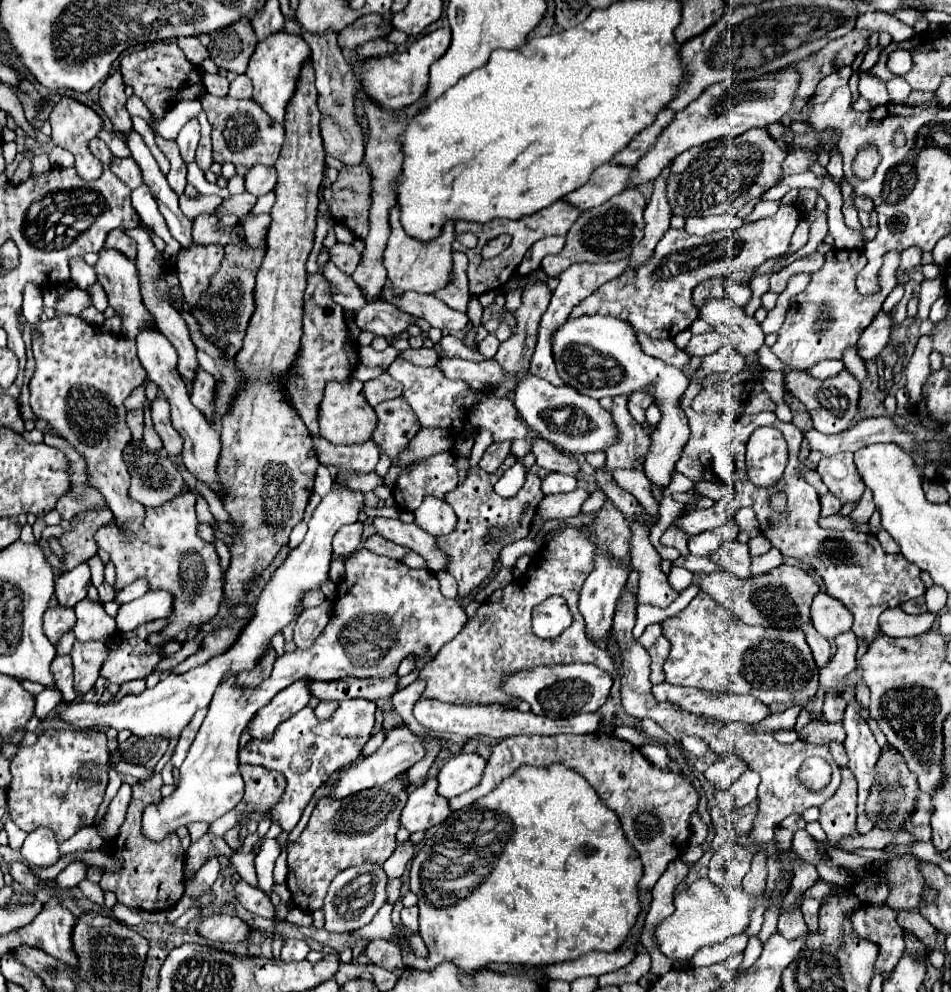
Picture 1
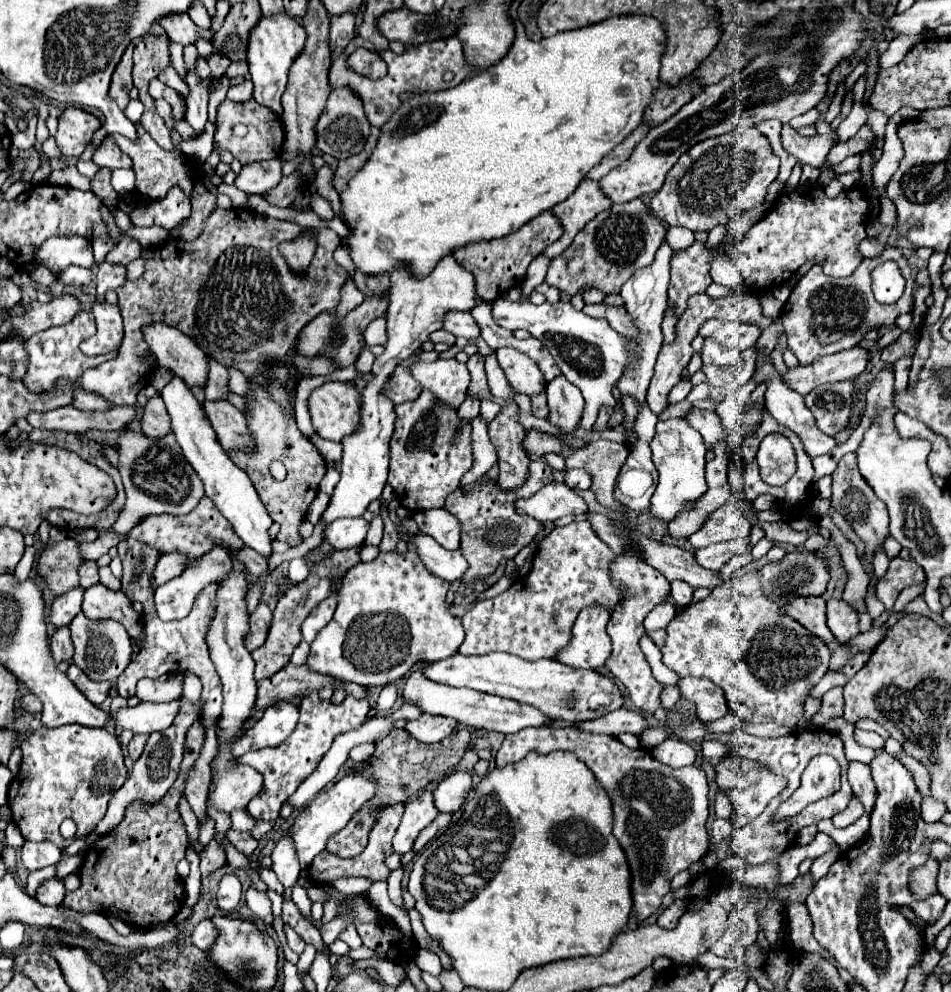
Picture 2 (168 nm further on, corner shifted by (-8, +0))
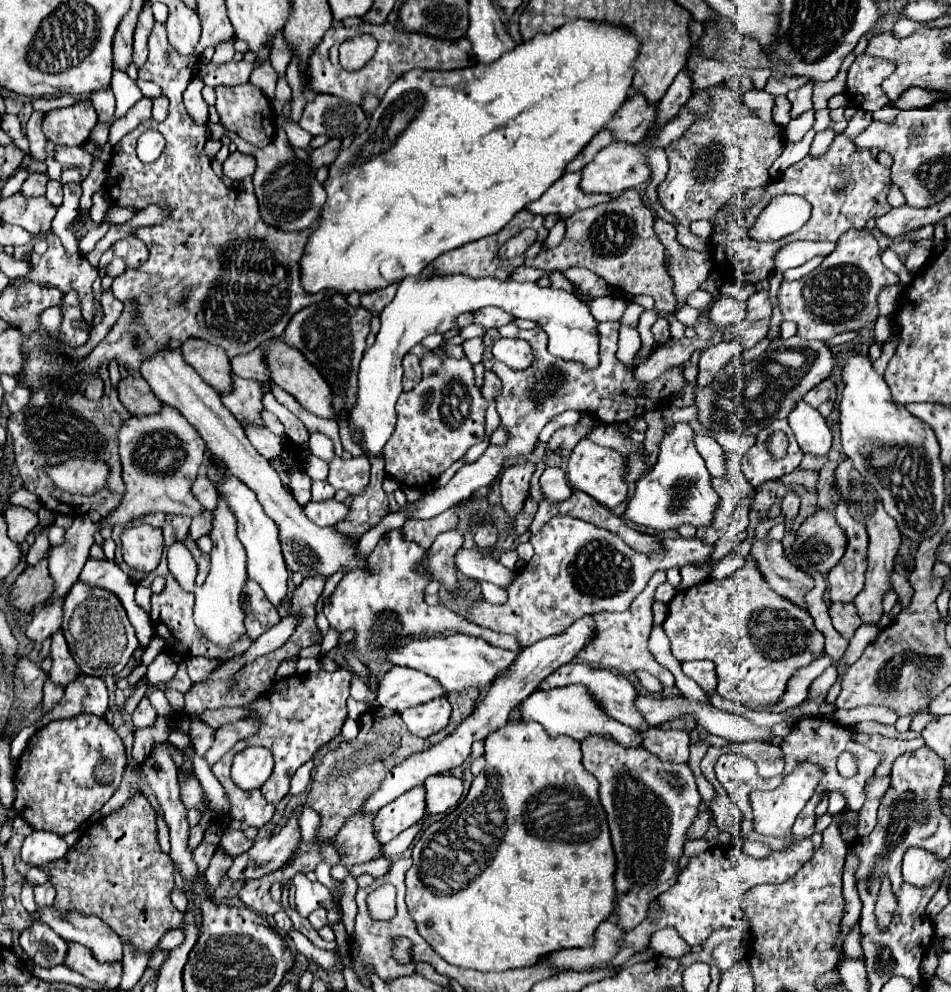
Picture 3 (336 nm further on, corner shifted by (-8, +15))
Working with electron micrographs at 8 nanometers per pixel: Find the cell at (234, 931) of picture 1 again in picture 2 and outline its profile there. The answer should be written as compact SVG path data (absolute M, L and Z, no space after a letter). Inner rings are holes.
M204 919L200 925L196 925L194 935L192 935L192 943L198 949L210 951L212 945L216 943L216 937L218 937L218 927L212 923L212 919Z

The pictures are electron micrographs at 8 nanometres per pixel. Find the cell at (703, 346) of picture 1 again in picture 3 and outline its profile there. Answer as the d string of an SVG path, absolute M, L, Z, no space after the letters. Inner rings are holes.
M756 292L754 296L750 296L748 300L748 320L762 320L762 318L770 318L772 314L772 302L770 302L770 294L768 292Z

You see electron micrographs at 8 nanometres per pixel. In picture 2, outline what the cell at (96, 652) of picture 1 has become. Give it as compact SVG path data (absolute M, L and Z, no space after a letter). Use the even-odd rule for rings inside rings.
M82 613L76 615L76 619L70 623L70 631L72 631L72 639L74 639L74 663L78 667L82 667L82 671L94 681L114 683L116 677L130 663L132 639L128 635L128 631L124 631L124 627L116 621L92 623Z

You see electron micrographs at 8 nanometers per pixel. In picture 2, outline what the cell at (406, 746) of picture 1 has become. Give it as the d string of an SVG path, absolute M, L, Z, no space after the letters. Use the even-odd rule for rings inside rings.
M350 771L346 773L342 779L338 779L330 789L318 793L312 803L306 803L306 807L302 809L302 813L296 817L290 833L292 833L292 839L296 843L296 853L298 853L298 859L300 859L300 865L306 869L312 859L324 851L326 847L326 841L338 833L342 827L346 827L348 819L366 803L370 801L374 795L376 795L376 779L368 779L364 773L360 771Z

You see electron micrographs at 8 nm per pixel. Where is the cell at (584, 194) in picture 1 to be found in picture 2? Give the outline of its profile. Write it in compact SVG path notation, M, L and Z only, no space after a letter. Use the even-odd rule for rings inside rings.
M584 179L576 193L572 193L566 201L552 207L552 213L564 225L564 235L552 245L548 245L542 255L548 259L558 257L566 247L570 247L570 243L574 241L576 233L584 227L584 223L588 223L588 219L594 219L600 211L608 207L612 207L612 199L604 195L600 183L594 179Z

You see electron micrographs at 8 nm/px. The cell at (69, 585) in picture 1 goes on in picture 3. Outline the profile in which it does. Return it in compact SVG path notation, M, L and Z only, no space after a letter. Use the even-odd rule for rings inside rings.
M52 604L52 608L42 608L40 614L36 614L32 618L32 622L28 624L26 628L26 638L32 642L32 644L40 644L44 642L46 638L50 638L54 632L60 630L60 624L62 624L62 604Z

